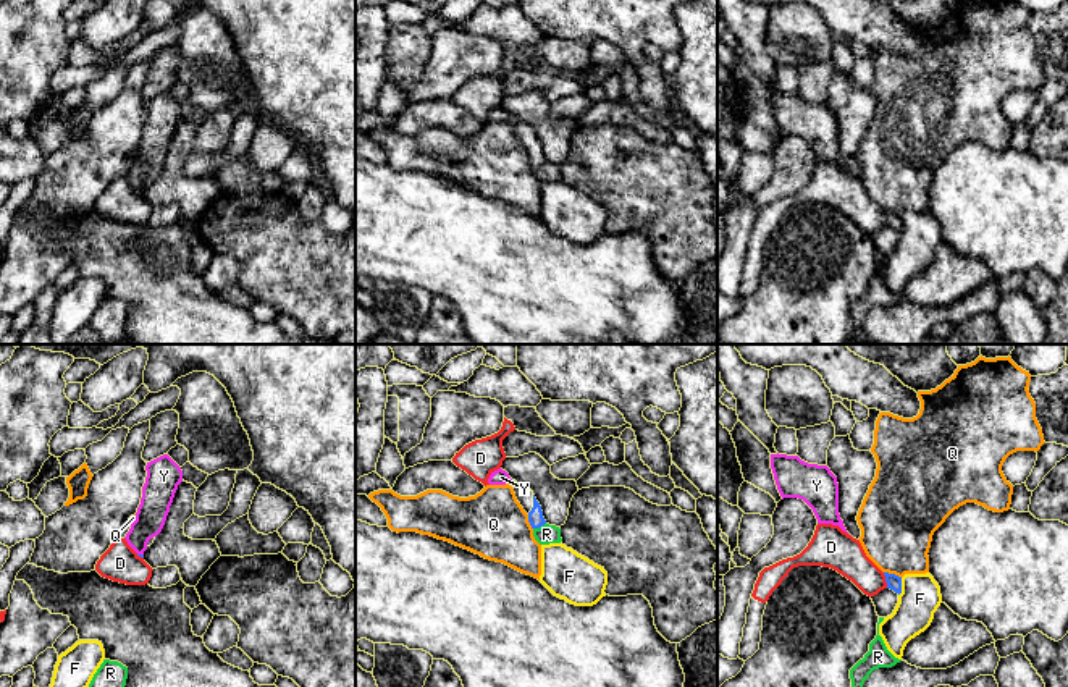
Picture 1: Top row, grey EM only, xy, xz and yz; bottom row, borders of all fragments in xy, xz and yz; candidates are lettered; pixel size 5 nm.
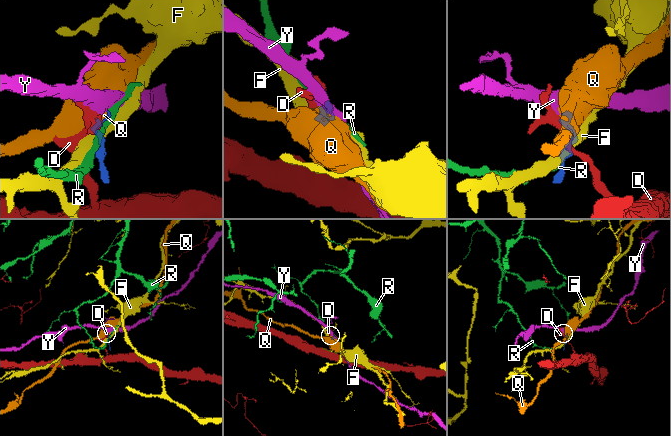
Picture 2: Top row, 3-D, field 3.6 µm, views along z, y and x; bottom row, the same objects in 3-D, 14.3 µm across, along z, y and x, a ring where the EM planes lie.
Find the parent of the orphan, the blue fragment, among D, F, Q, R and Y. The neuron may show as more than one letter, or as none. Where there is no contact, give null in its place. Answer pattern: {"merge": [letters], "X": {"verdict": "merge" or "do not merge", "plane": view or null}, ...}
{"merge": ["Y"], "D": {"verdict": "do not merge", "plane": "yz"}, "F": {"verdict": "do not merge", "plane": "yz"}, "Q": {"verdict": "do not merge", "plane": "yz"}, "R": {"verdict": "do not merge", "plane": "xz"}, "Y": {"verdict": "merge", "plane": "xy"}}

